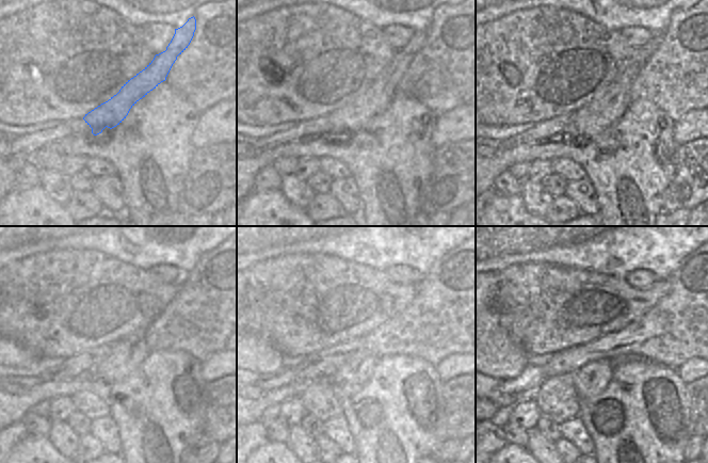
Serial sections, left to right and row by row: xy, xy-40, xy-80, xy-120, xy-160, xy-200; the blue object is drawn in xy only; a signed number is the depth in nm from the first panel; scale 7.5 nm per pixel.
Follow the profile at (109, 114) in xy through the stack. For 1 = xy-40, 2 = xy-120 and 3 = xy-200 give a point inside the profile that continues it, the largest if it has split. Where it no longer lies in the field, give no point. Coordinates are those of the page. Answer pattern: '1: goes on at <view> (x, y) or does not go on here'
1: goes on at xy-40 (349, 118)
2: goes on at xy-120 (126, 353)
3: goes on at xy-200 (591, 379)

